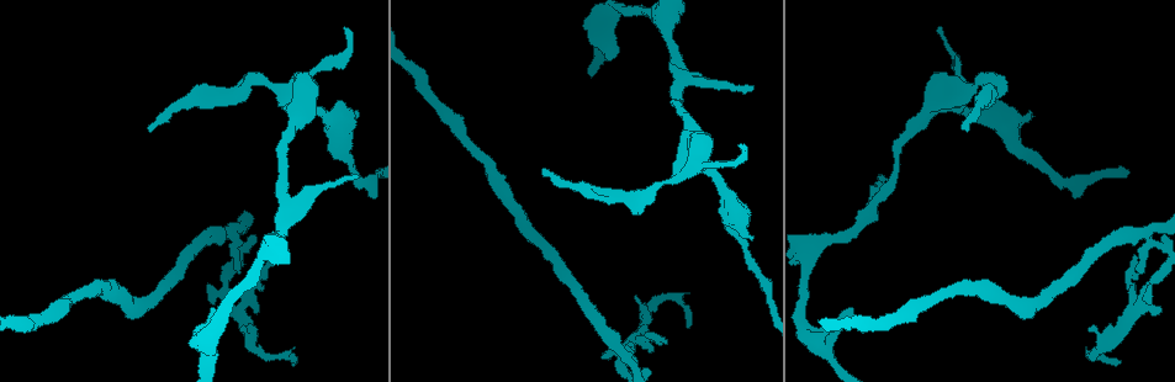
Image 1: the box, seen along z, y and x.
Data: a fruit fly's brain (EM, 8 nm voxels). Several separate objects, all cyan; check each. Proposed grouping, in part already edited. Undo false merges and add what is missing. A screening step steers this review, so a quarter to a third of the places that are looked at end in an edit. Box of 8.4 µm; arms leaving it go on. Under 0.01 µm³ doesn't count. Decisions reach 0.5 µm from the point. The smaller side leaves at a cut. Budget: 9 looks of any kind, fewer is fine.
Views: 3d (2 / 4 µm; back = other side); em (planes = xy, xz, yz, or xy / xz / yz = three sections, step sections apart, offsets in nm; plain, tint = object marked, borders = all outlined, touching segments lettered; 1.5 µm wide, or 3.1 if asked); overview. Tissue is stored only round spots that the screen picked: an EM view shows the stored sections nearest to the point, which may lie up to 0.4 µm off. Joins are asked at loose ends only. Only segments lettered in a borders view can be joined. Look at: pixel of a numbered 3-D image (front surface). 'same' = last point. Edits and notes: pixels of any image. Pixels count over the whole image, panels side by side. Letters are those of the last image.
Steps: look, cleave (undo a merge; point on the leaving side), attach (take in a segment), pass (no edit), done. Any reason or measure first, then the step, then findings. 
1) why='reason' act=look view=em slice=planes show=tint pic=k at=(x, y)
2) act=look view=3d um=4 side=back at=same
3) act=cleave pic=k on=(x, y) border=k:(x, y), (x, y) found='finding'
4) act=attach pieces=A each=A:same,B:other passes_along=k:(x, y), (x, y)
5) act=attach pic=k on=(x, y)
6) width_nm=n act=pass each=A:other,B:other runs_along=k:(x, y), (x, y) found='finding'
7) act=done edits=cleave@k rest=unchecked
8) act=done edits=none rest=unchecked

why='an open end' act=look view=3d um=2 pic=1 at=(752, 90)

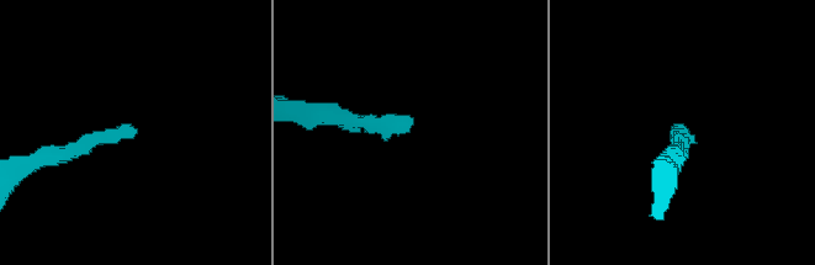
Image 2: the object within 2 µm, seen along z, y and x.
why='shape alone is not enough' act=look view=em slice=planes show=plain pic=2 at=(135, 135)

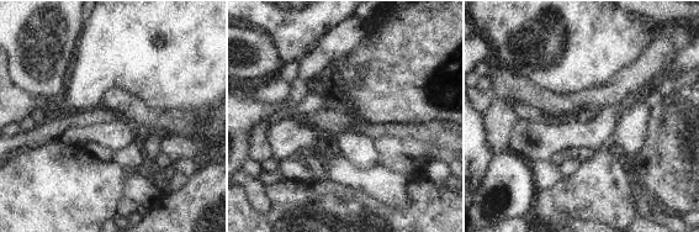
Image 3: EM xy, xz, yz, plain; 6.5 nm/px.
act=look view=em slice=planes show=borders at=same

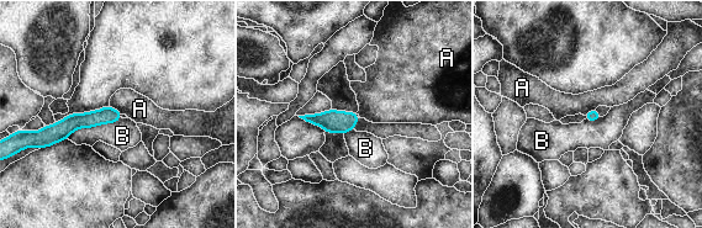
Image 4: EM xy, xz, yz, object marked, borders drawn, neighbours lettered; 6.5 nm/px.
act=pass each=A:other,B:other border=4:(121, 117), (78, 127), (67, 138) found='none of them fits'

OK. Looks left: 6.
why='thick turns thin' act=look view=em slice=planes show=borders pic=1 at=(294, 123)

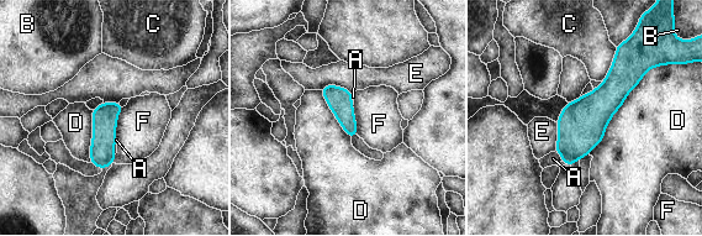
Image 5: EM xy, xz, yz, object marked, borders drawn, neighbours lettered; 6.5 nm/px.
width_nm=130 act=pass each=A:other,B:other,C:other,D:other,E:other,F:other border=5:(123, 106), (117, 116), (115, 139) found='all the same cell'

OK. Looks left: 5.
why='free end' act=look view=3d um=4 pic=1 at=(938, 30)

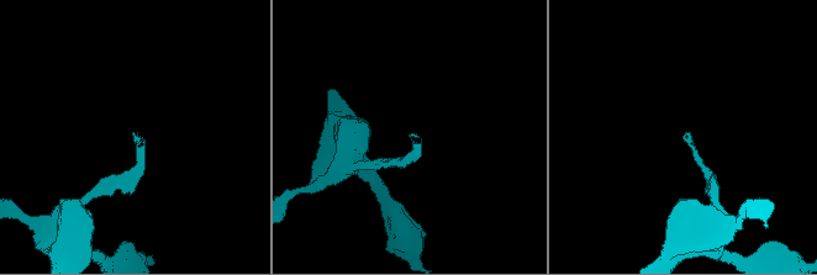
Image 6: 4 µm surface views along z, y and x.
why='shape alone is not enough' act=look view=em slice=planes show=tint pic=6 at=(135, 136)

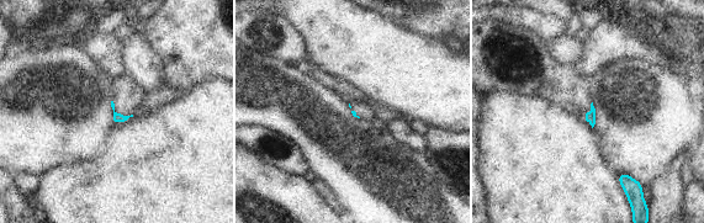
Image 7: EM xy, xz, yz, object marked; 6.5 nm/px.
act=look view=em slice=planes show=borders at=same

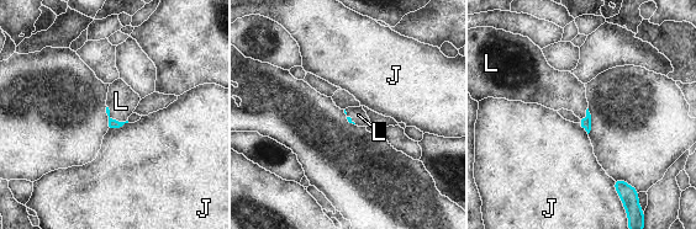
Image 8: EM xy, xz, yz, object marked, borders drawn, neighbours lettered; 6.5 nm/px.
act=attach pieces=L each=J:other,L:same found='the cell continues'

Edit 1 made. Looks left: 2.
act=done edits=attach@8 rest=unchecked

